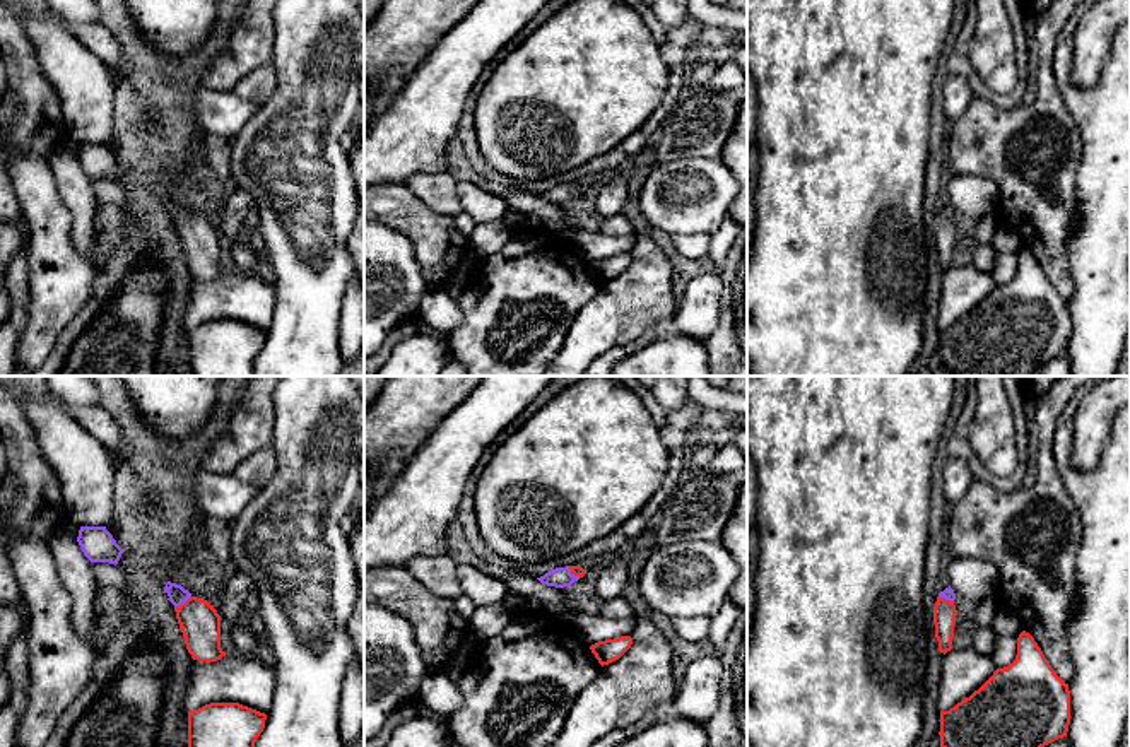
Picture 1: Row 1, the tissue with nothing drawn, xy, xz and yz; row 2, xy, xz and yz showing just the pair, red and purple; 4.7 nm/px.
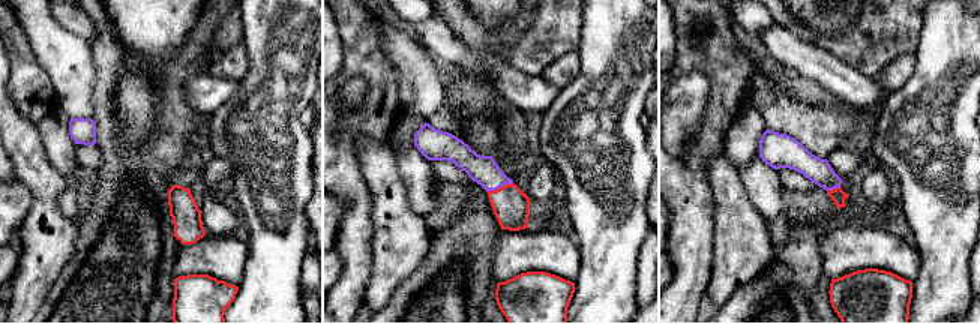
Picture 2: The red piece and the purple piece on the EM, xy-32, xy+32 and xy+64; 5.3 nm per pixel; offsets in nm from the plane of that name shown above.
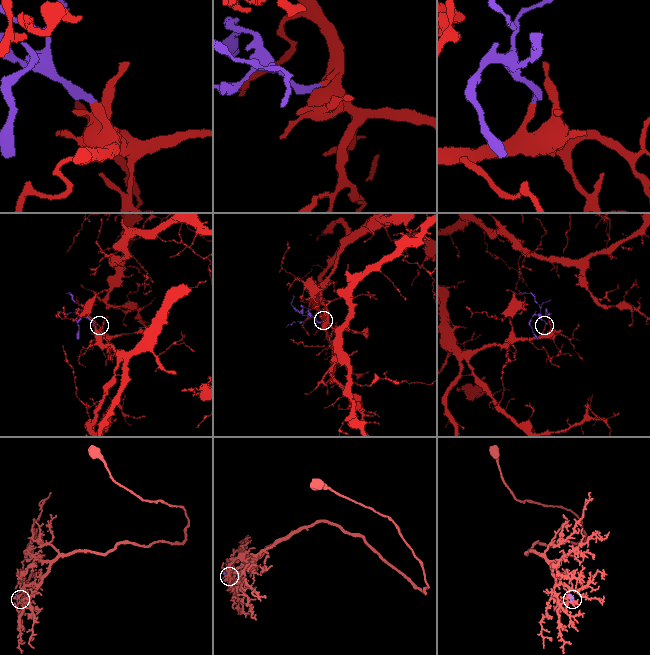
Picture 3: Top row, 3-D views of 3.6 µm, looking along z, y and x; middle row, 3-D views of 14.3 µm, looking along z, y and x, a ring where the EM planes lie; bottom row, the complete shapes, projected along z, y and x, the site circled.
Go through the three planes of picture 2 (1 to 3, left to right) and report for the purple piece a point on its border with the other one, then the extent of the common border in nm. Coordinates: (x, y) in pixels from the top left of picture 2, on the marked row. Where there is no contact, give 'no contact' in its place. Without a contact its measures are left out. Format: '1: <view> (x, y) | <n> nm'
1: no contact
2: xy+32 (500, 188) | 150 nm
3: xy+64 (833, 189) | 80 nm

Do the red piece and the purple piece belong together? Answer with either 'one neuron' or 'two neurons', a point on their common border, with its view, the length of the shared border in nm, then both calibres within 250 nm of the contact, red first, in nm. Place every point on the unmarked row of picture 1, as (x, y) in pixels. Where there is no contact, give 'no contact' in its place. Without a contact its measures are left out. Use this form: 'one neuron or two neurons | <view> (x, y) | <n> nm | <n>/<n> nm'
one neuron | xy (182, 221) | 100 nm | 190/90 nm

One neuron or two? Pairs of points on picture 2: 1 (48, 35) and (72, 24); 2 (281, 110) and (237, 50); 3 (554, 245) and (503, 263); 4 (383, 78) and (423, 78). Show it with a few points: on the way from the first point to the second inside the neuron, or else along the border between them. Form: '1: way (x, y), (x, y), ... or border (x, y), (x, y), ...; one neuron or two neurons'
1: border (51, 15), (62, 26), (87, 41); two neurons
2: border (243, 42), (248, 71), (240, 78); two neurons
3: way (542, 251), (520, 251), (515, 254); one neuron
4: border (380, 47), (395, 71), (398, 102), (402, 111); two neurons

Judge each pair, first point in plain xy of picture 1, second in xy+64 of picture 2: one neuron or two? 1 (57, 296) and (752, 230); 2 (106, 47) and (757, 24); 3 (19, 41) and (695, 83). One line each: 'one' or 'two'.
1: one
2: two
3: two

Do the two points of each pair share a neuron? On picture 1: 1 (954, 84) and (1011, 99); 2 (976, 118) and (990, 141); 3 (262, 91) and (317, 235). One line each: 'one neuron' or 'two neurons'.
1: two neurons
2: one neuron
3: two neurons

